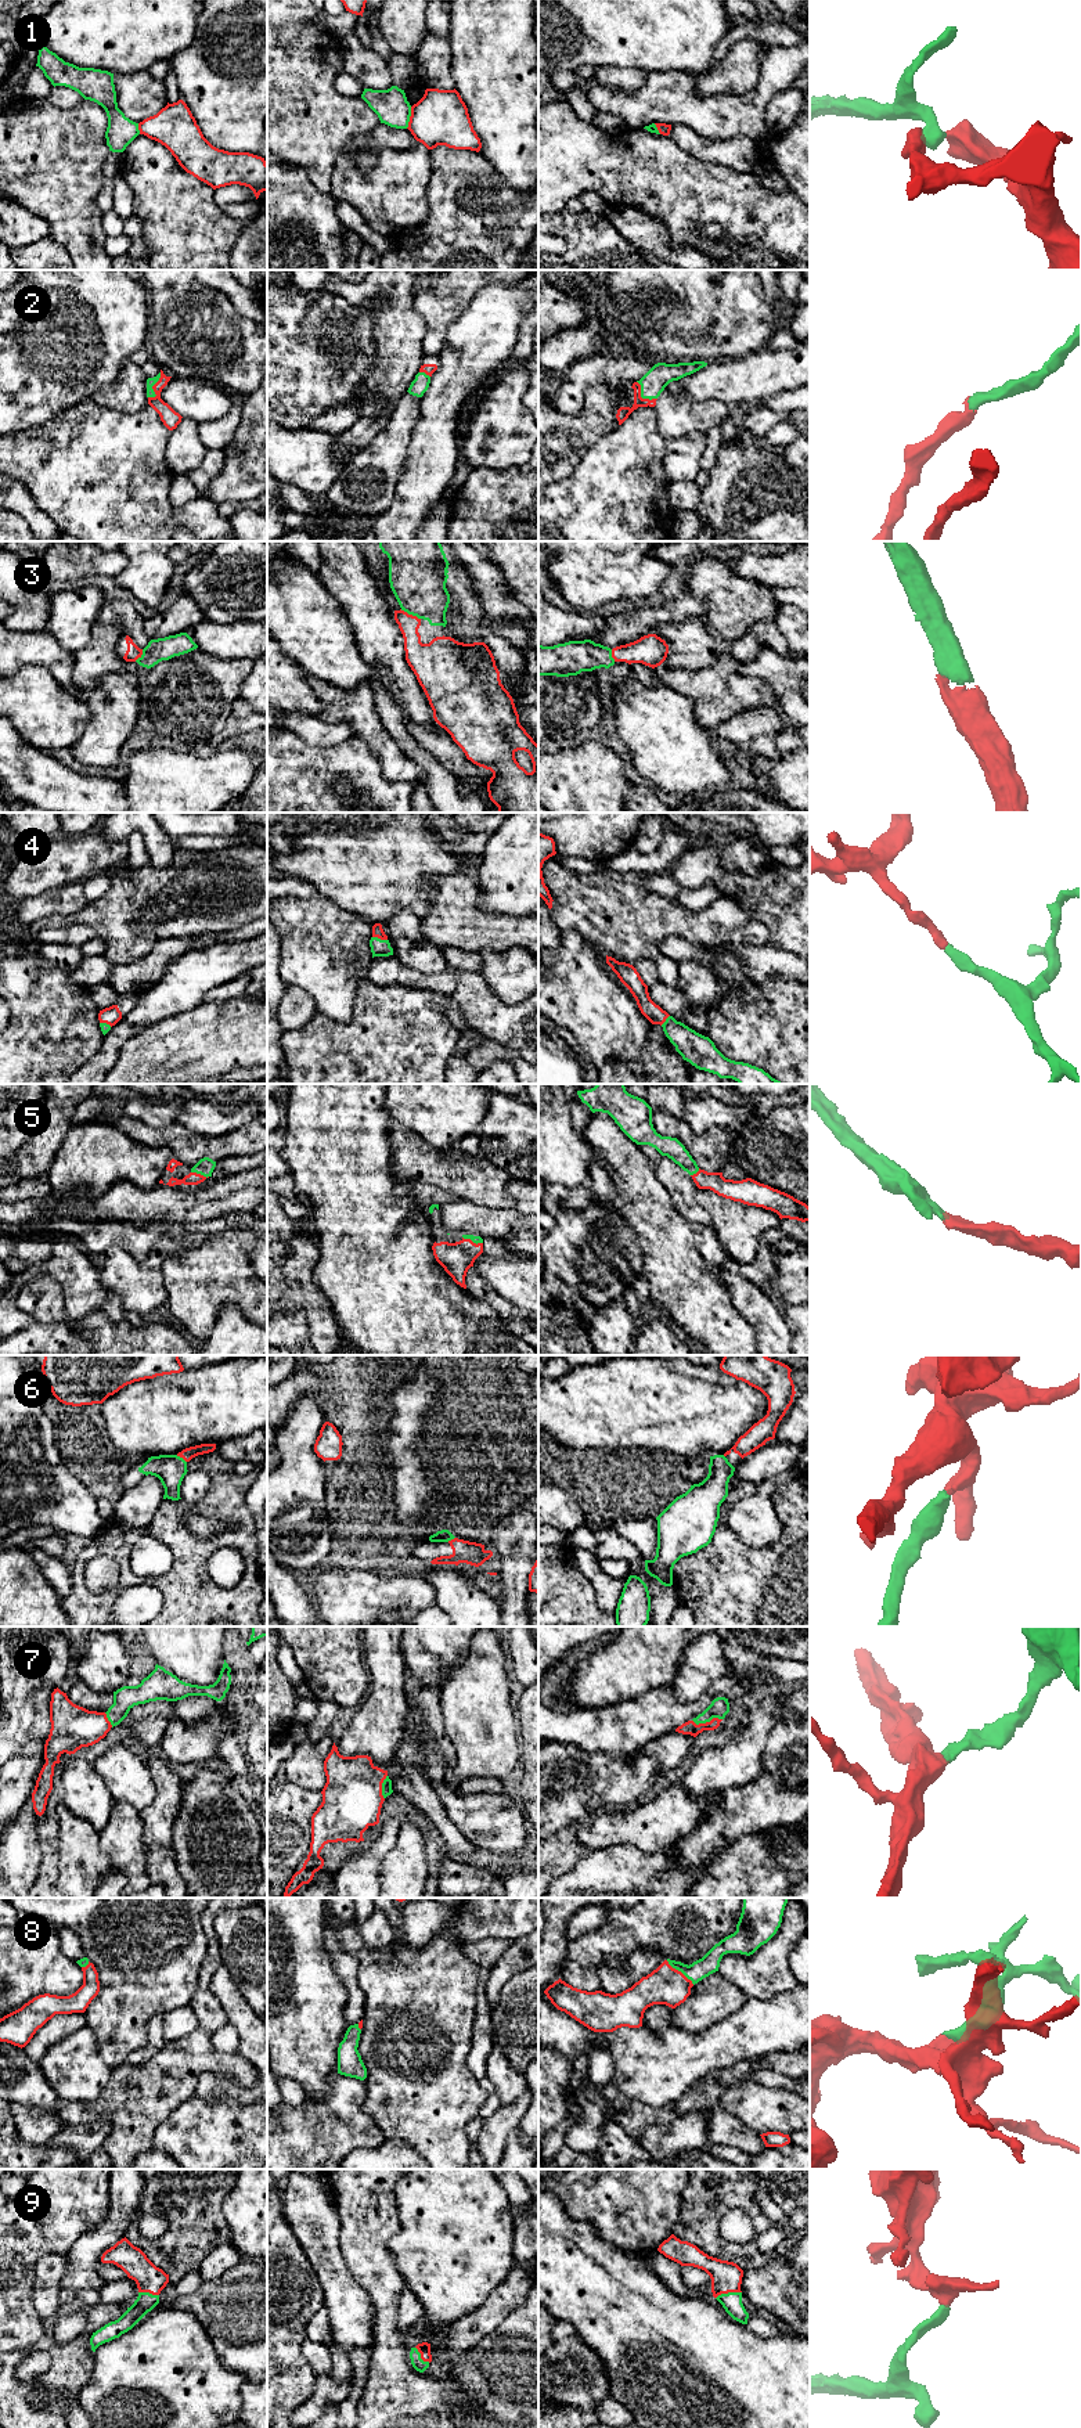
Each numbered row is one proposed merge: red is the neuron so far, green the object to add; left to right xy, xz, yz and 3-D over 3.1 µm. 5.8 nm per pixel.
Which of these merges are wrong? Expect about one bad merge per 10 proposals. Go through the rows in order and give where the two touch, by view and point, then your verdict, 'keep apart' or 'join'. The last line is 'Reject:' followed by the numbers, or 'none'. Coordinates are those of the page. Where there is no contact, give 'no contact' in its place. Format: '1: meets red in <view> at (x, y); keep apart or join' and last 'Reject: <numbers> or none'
1: meets red in xz at (410, 118); keep apart
2: meets red in yz at (640, 396); join
3: meets red in xz at (410, 615); join
4: meets red in xz at (379, 937); join
5: meets red in xy at (200, 1174); join
6: meets red in xy at (182, 1456); join
7: meets red in yz at (706, 1722); join
8: meets red in yz at (680, 1971); join
9: meets red in yz at (728, 2291); join
Reject: 1

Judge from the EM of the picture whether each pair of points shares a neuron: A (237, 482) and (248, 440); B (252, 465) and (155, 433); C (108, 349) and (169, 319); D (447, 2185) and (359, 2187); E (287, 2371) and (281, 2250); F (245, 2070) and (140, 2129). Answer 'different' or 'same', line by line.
A: same
B: different
C: different
D: different
E: same
F: same

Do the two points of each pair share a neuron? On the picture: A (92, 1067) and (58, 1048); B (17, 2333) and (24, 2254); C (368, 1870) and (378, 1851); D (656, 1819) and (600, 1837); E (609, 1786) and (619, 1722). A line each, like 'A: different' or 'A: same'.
A: different
B: same
C: same
D: same
E: different

